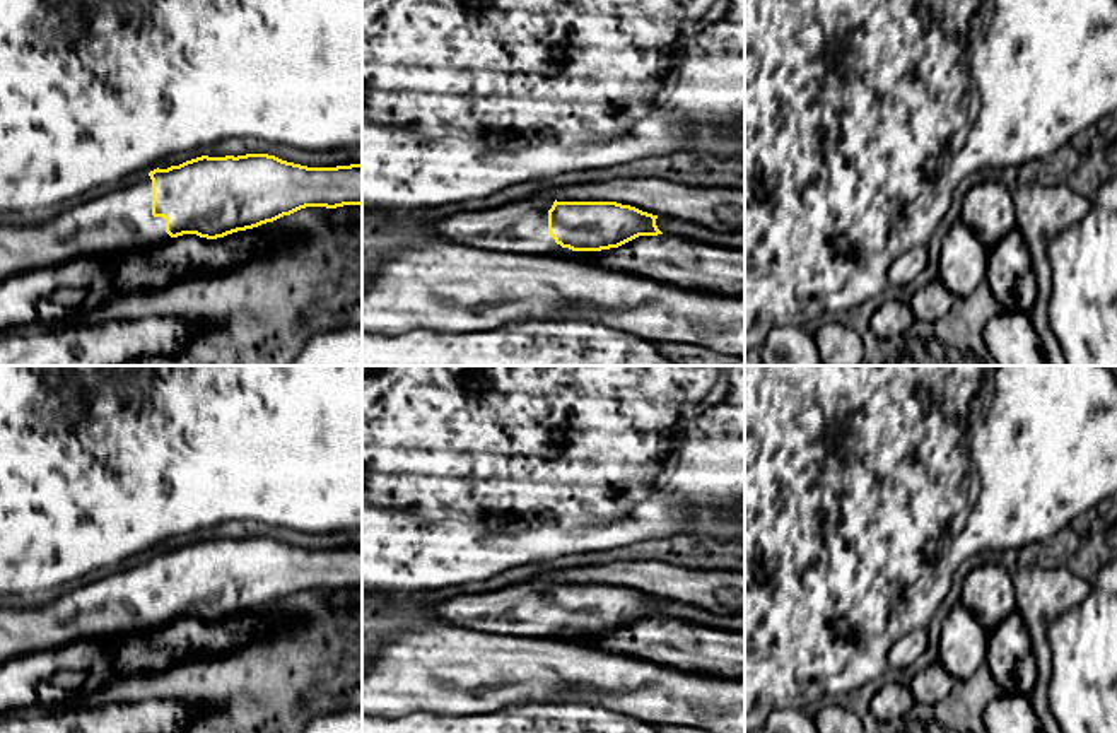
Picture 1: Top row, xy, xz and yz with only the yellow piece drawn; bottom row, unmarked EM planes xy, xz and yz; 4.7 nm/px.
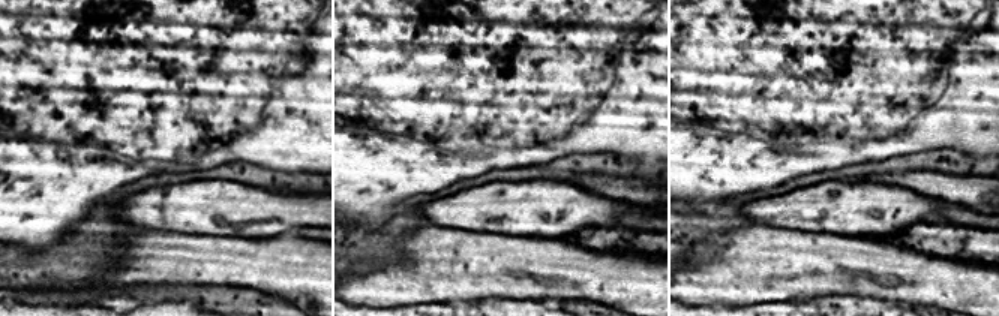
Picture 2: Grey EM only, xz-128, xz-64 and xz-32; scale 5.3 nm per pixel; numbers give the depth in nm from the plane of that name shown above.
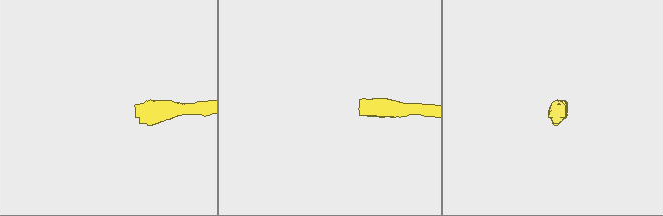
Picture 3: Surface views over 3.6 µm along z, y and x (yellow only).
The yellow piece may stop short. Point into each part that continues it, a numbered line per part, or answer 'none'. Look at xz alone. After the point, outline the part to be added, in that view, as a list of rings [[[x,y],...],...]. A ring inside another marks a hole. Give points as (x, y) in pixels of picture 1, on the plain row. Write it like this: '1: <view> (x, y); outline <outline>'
1: xz (521, 609); outline [[[536,579],[490,593],[461,595],[430,607],[413,608],[408,615],[437,619],[449,625],[483,632],[531,637],[570,636],[572,632],[562,630],[548,617],[548,593],[553,584]]]

